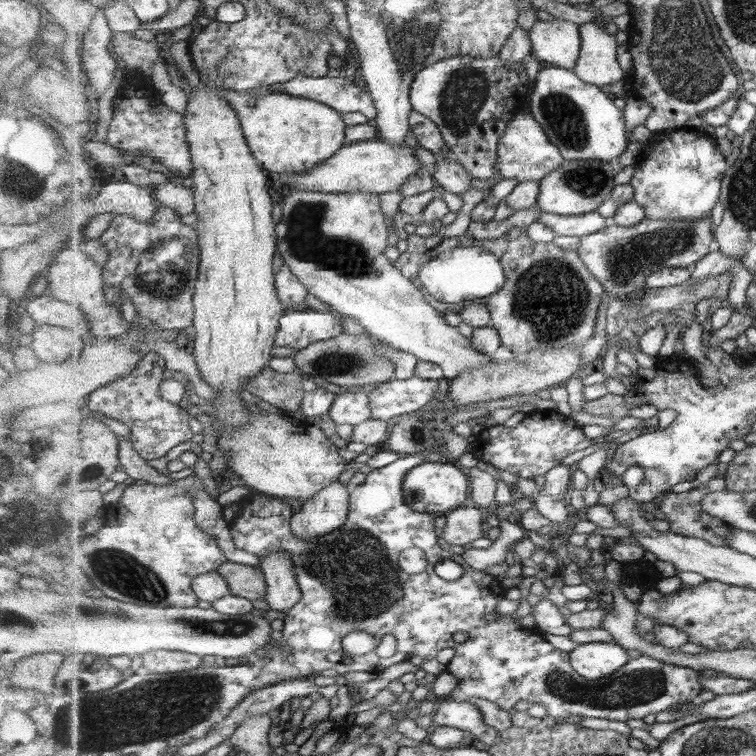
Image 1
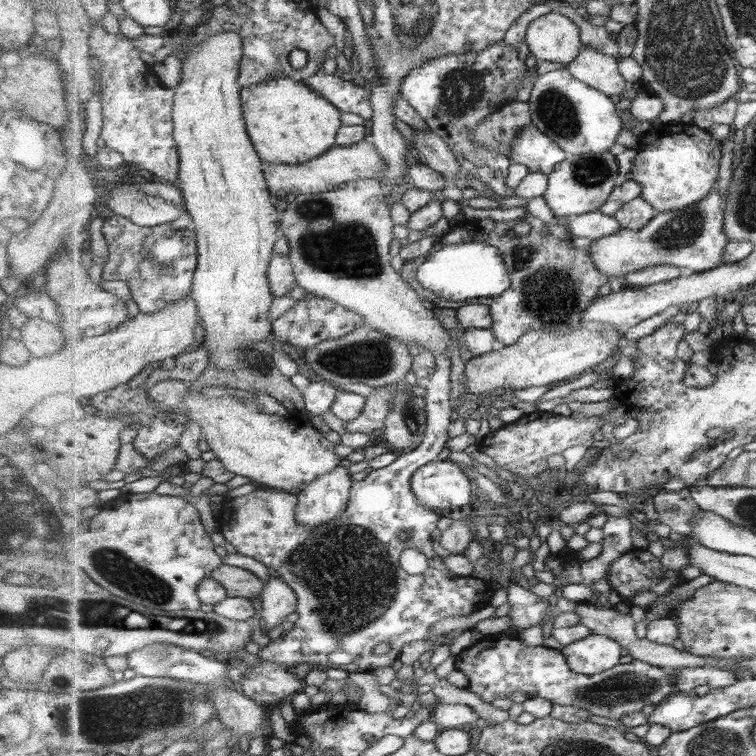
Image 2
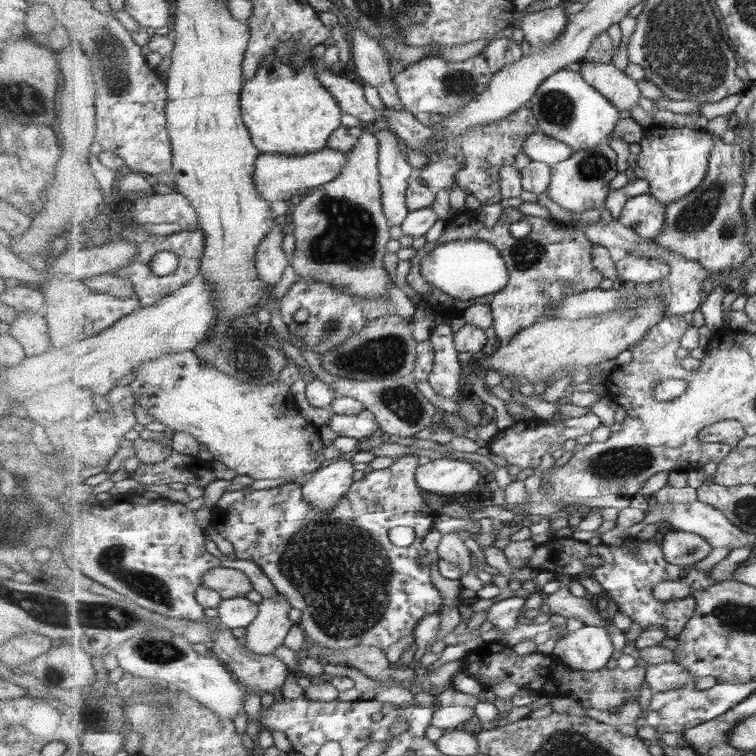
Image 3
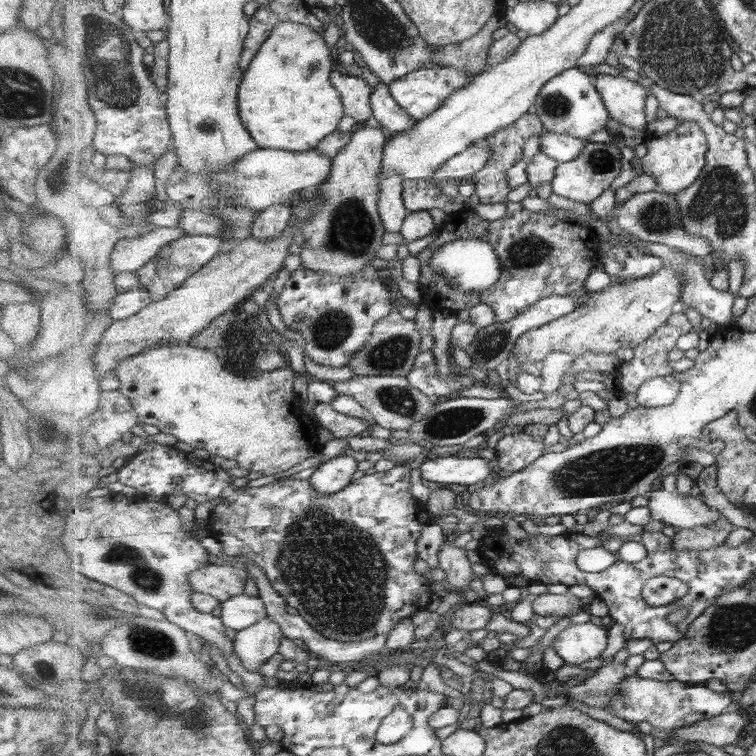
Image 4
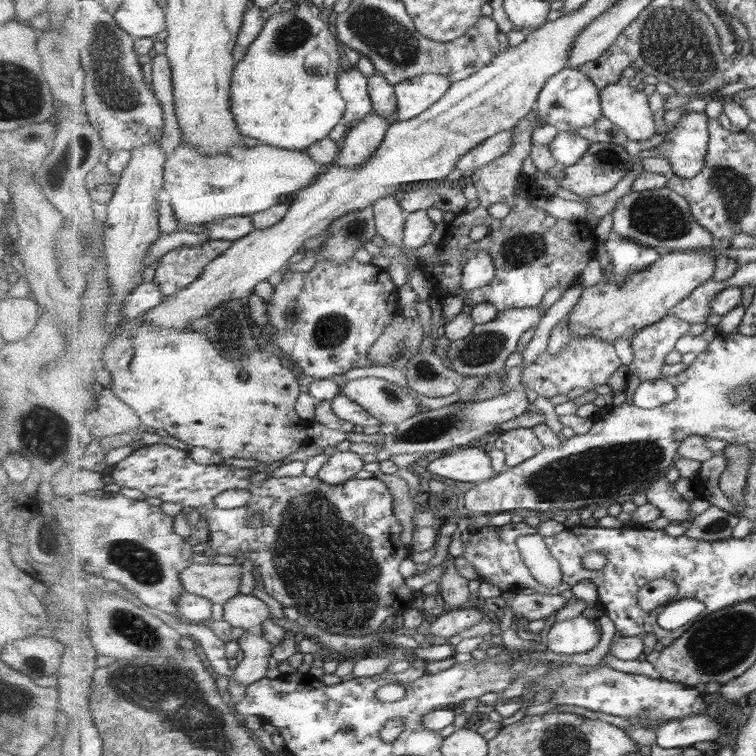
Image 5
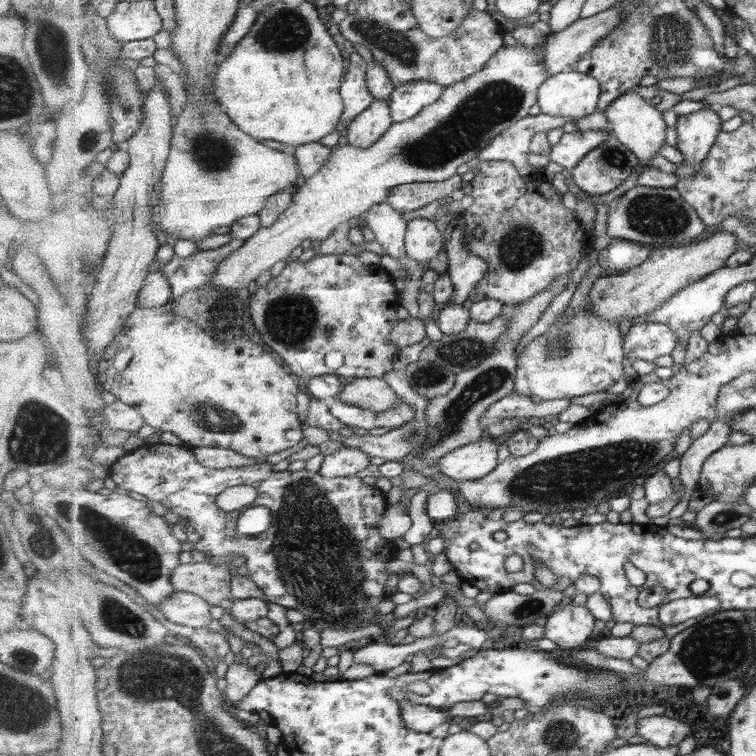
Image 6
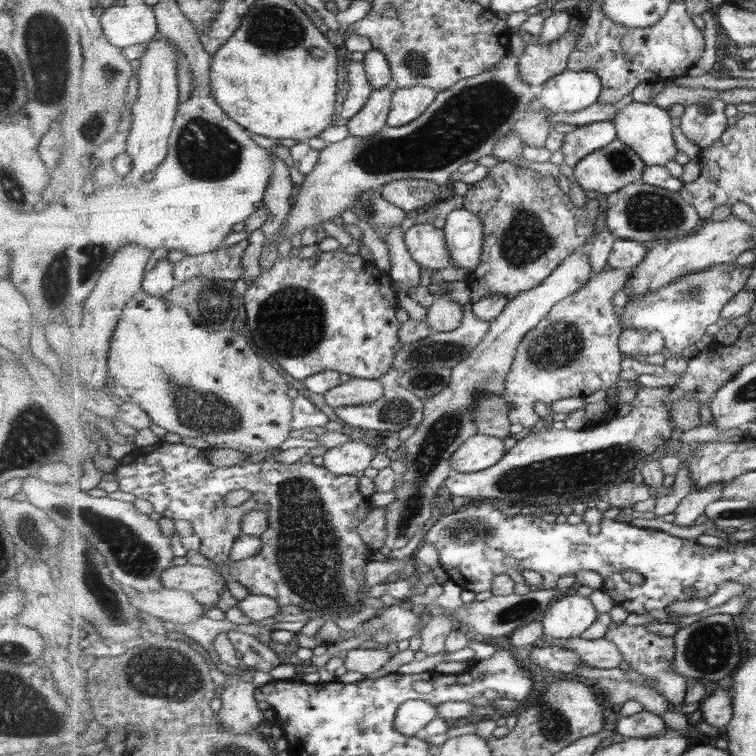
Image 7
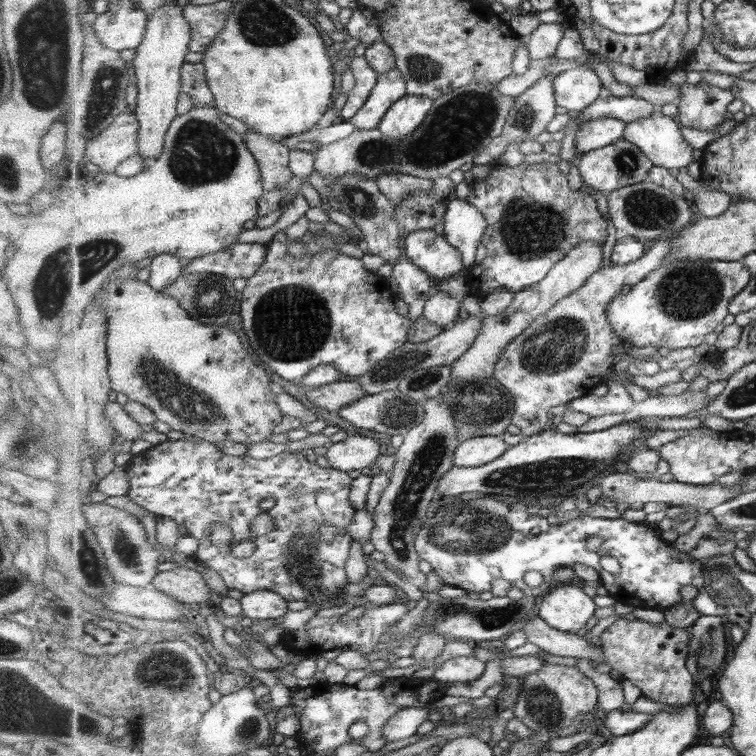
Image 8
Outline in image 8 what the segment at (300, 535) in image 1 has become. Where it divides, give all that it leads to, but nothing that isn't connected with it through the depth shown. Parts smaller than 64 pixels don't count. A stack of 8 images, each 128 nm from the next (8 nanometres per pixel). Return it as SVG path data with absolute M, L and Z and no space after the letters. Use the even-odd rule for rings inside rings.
M355 434L342 442L332 444L325 457L330 468L345 473L352 470L361 471L363 468L373 466L375 460L384 452L382 447L382 444L373 438Z

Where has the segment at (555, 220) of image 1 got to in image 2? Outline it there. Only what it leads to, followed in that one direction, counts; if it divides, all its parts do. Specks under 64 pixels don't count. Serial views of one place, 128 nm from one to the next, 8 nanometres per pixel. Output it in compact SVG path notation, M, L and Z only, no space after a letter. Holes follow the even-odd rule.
M601 211L569 216L564 226L570 236L589 238L592 241L618 233L622 227L614 216L603 214Z

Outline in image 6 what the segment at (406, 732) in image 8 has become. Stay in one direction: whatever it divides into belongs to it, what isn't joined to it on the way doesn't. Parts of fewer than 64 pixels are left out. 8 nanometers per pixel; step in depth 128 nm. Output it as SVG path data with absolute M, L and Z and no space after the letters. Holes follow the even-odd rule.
M403 698L399 704L403 706L403 722L408 732L419 735L429 735L437 727L448 720L454 719L447 714L445 709L438 709L426 704L415 704L407 698Z

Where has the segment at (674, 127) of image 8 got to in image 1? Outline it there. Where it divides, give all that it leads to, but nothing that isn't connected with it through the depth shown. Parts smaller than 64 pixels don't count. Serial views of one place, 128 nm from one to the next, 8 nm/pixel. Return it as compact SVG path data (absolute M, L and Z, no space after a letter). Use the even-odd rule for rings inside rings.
M595 22L580 25L580 34L582 51L573 69L575 74L595 86L625 80L626 72L618 62L619 44L615 35Z

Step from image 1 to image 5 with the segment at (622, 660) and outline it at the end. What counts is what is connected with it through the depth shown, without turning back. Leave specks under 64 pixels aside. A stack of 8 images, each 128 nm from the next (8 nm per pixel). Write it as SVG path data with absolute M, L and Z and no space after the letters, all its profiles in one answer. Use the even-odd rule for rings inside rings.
M577 617L555 621L547 635L547 648L559 654L583 654L601 642L601 631L593 618Z

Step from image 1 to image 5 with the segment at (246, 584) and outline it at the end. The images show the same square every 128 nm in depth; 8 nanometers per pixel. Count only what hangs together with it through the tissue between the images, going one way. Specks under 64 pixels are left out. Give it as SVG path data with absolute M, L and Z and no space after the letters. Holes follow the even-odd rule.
M192 564L180 579L186 592L224 605L241 592L244 565Z

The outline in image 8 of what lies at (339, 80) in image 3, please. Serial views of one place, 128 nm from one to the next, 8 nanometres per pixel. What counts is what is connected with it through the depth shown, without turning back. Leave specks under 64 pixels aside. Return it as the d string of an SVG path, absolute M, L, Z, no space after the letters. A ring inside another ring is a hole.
M355 57L348 62L348 65L355 78L355 85L340 110L340 115L345 121L350 121L363 108L378 84L380 76L365 57Z

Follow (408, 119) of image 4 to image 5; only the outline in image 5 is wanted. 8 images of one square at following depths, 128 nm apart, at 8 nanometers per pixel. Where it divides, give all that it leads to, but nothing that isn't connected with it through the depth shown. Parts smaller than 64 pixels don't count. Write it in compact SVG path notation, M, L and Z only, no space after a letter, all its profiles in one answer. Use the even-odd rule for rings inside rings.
M379 72L369 80L371 100L374 102L374 112L391 122L400 120L398 115L398 100L394 84L391 84Z

